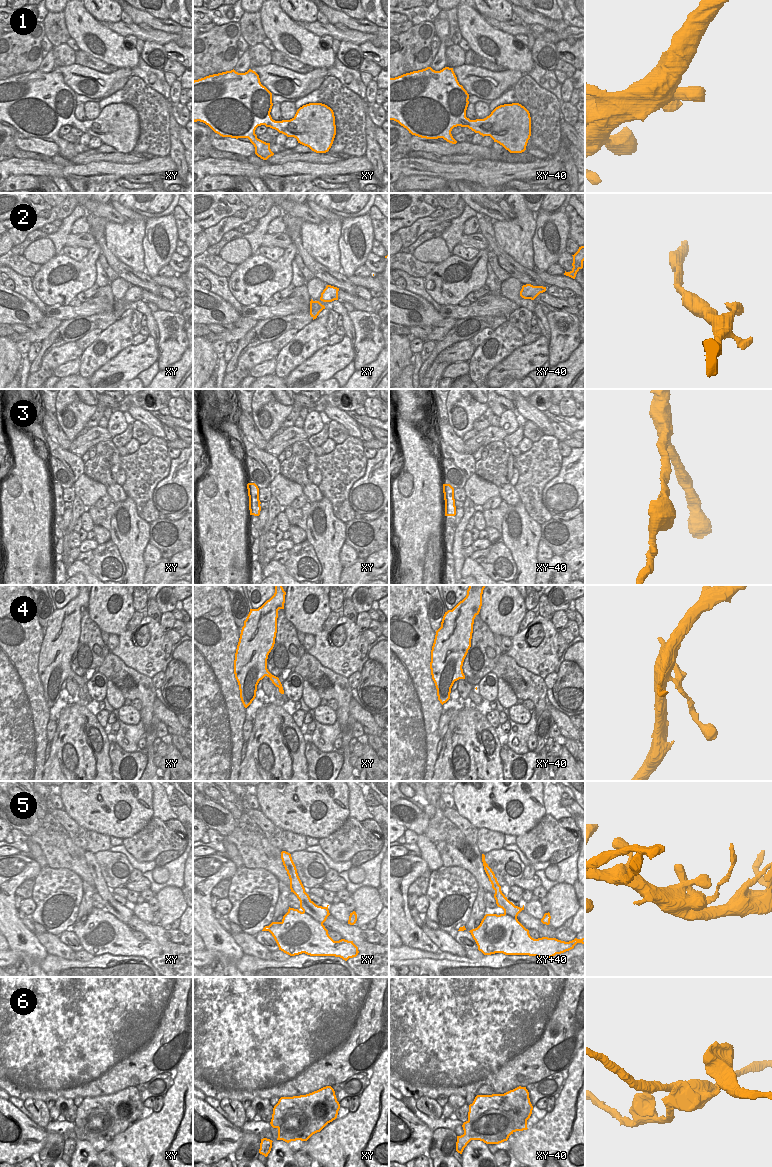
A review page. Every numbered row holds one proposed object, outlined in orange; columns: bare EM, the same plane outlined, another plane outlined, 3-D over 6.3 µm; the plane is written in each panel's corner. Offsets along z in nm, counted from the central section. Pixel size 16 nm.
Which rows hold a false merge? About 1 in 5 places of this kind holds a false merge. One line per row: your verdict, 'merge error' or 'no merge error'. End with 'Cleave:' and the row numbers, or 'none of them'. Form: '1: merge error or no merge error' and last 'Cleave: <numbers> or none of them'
1: no merge error
2: no merge error
3: no merge error
4: merge error
5: no merge error
6: merge error
Cleave: 4, 6

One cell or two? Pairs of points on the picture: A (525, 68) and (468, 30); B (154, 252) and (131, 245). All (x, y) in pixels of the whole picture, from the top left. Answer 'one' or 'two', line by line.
A: one
B: two

